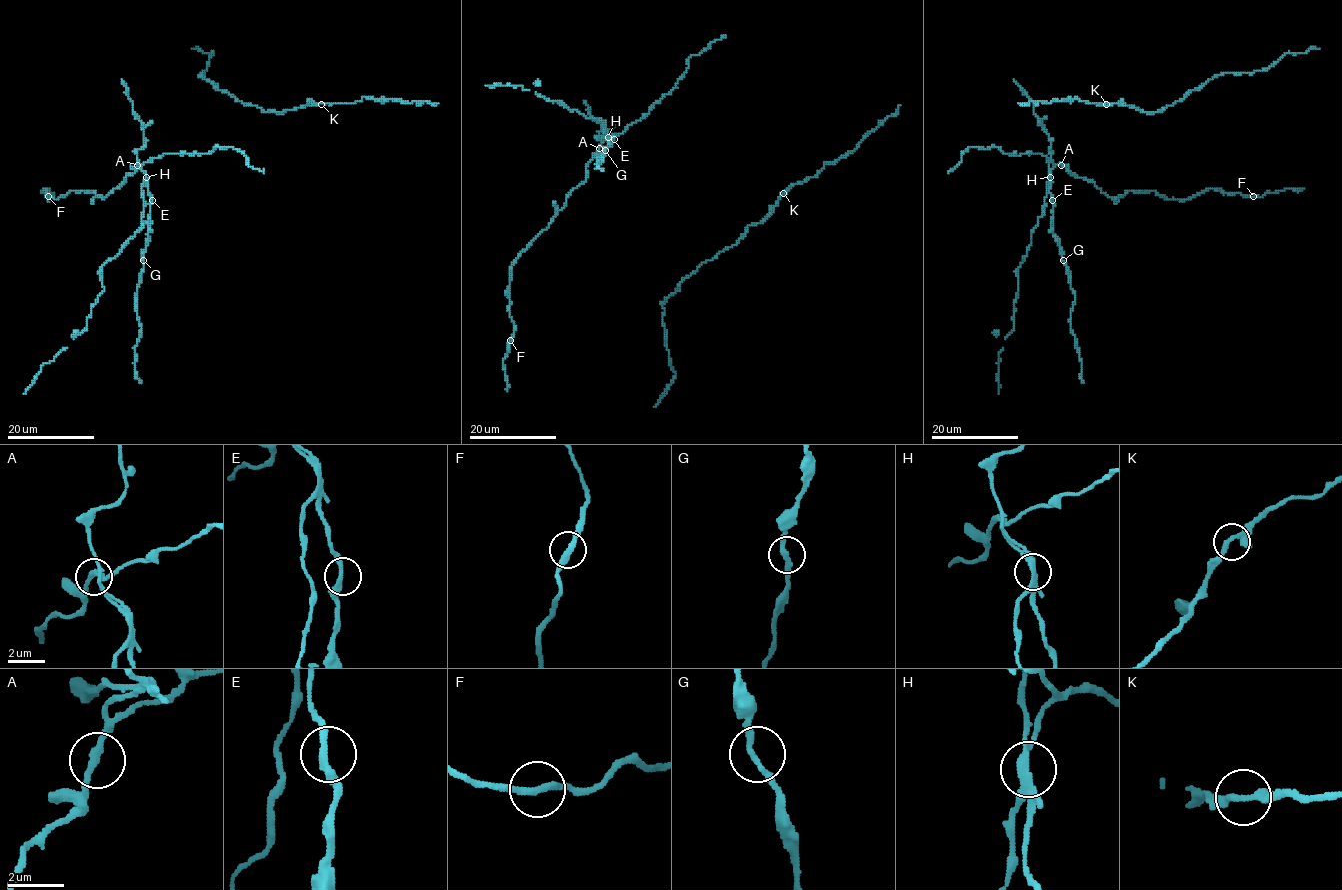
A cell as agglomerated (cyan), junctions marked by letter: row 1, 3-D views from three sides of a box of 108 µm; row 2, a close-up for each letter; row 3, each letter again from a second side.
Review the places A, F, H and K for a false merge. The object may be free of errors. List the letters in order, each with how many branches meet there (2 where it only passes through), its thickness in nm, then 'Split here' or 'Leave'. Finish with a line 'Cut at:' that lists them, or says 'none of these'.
A: Branches: 2. Thickness 240 nm. Leave
F: Branches: 2. Thickness 280 nm. Leave
H: Branches: 3. Thickness 240 nm. Split here
K: Branches: 3. Thickness 240 nm. Leave
Cut at: H

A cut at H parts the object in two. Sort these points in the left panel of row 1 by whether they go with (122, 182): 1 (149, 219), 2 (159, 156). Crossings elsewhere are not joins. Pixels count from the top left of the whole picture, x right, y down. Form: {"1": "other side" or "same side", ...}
{"1": "other side", "2": "same side"}

